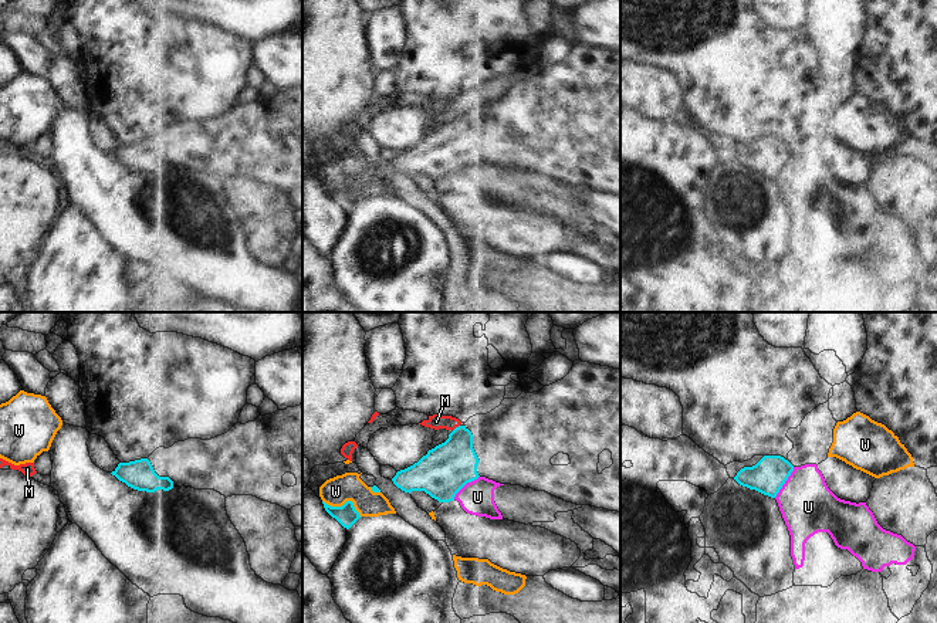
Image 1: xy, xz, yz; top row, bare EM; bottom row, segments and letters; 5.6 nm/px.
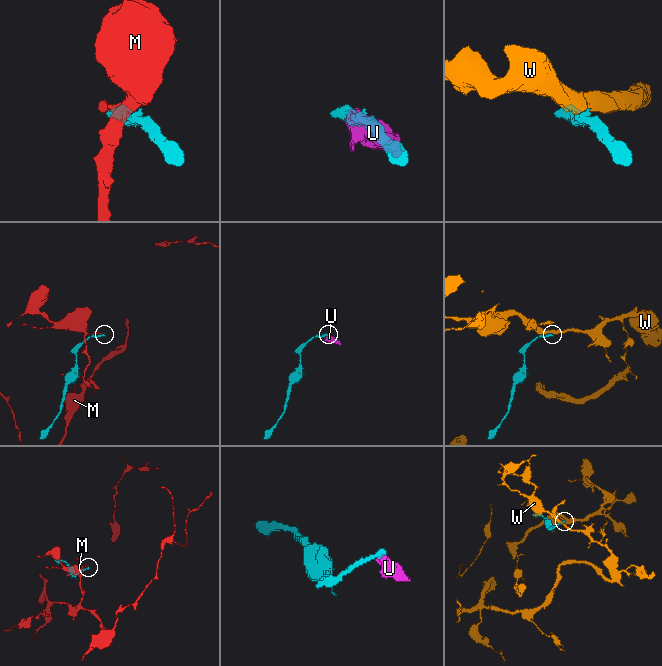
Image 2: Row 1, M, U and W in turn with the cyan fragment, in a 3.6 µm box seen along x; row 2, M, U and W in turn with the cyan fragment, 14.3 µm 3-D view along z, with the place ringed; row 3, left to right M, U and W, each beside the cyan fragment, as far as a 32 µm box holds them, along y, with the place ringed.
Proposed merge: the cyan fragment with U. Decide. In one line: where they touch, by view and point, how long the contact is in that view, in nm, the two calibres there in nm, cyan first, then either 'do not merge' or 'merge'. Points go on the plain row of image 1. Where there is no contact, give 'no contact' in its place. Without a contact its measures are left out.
meets cyan in yz at (784, 165); contact 200 nm long; 200 nm thick on the cyan side, 300 nm on the other; do not merge

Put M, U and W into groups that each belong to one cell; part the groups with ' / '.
M / U / W

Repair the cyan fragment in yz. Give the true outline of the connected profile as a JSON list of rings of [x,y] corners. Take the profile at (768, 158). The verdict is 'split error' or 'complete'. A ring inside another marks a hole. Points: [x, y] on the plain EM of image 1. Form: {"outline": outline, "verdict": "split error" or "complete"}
{"outline": [[[754,138],[748,143],[733,143],[725,148],[730,160],[740,167],[775,180],[794,148],[781,138]]], "verdict": "split error"}

